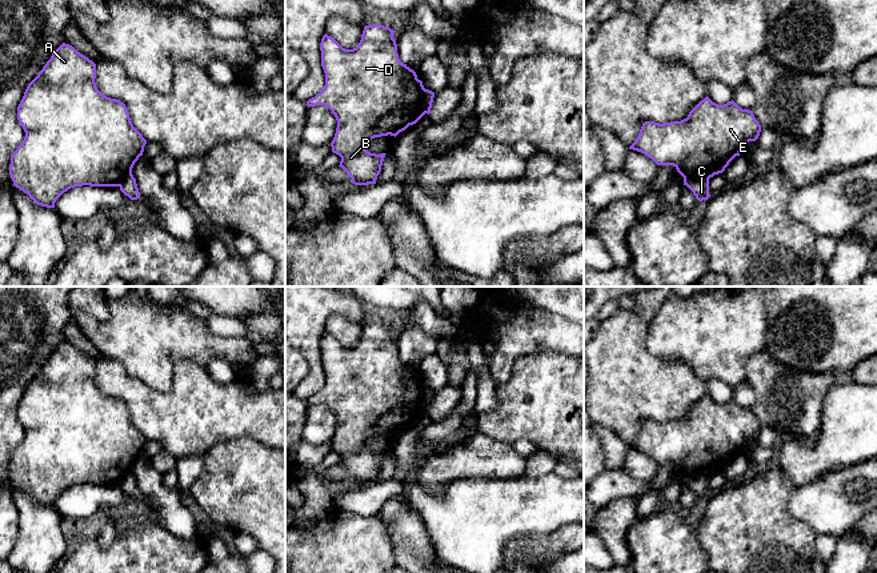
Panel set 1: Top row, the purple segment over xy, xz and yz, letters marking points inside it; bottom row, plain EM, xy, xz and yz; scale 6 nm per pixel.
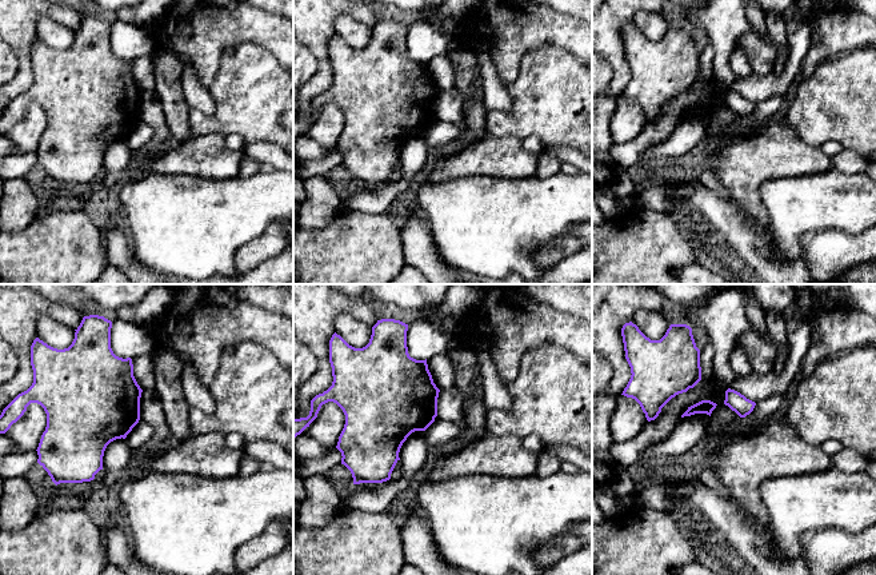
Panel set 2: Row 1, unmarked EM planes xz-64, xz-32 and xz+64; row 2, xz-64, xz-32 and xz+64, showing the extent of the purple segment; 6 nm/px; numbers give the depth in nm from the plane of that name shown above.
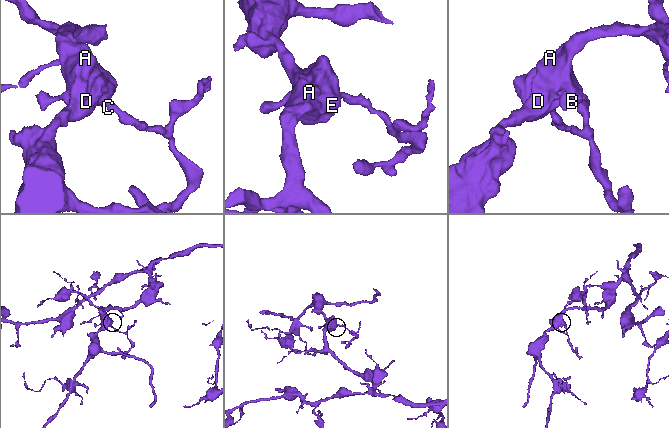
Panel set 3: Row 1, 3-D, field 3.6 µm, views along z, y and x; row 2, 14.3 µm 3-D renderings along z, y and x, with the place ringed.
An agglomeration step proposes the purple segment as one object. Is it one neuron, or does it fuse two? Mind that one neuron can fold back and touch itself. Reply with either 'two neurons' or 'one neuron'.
two neurons

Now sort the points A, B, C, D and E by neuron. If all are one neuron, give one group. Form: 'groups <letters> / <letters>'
groups A B D E / C

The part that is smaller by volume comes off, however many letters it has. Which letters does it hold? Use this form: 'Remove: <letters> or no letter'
Remove: C

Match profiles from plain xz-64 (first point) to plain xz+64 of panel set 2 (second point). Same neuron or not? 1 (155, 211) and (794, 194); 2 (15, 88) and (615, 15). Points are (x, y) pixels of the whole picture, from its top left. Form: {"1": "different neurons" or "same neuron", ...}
{"1": "same neuron", "2": "same neuron"}

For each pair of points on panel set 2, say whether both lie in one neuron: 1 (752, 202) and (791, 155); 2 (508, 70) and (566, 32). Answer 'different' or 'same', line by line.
1: same
2: same

